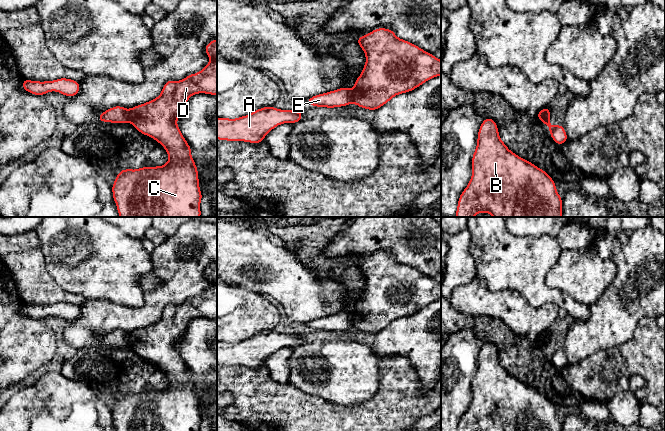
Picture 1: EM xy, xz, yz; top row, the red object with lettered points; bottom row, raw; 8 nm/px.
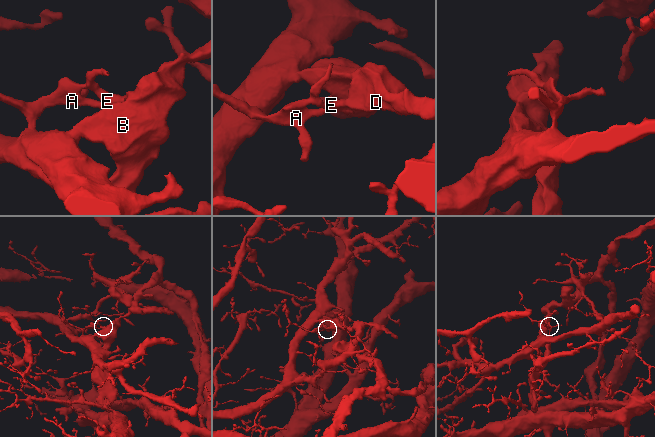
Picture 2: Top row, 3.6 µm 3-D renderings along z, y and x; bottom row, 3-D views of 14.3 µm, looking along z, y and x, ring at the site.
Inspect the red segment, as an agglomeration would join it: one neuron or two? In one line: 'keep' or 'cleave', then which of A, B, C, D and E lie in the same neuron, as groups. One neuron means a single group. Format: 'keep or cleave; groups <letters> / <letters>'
cleave; groups A E / B C D

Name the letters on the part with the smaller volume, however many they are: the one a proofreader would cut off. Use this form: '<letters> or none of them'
B, C, D

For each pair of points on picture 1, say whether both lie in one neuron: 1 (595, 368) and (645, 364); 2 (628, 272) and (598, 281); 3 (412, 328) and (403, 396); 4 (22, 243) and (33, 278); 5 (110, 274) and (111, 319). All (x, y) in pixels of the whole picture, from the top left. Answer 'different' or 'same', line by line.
1: same
2: different
3: different
4: different
5: different

